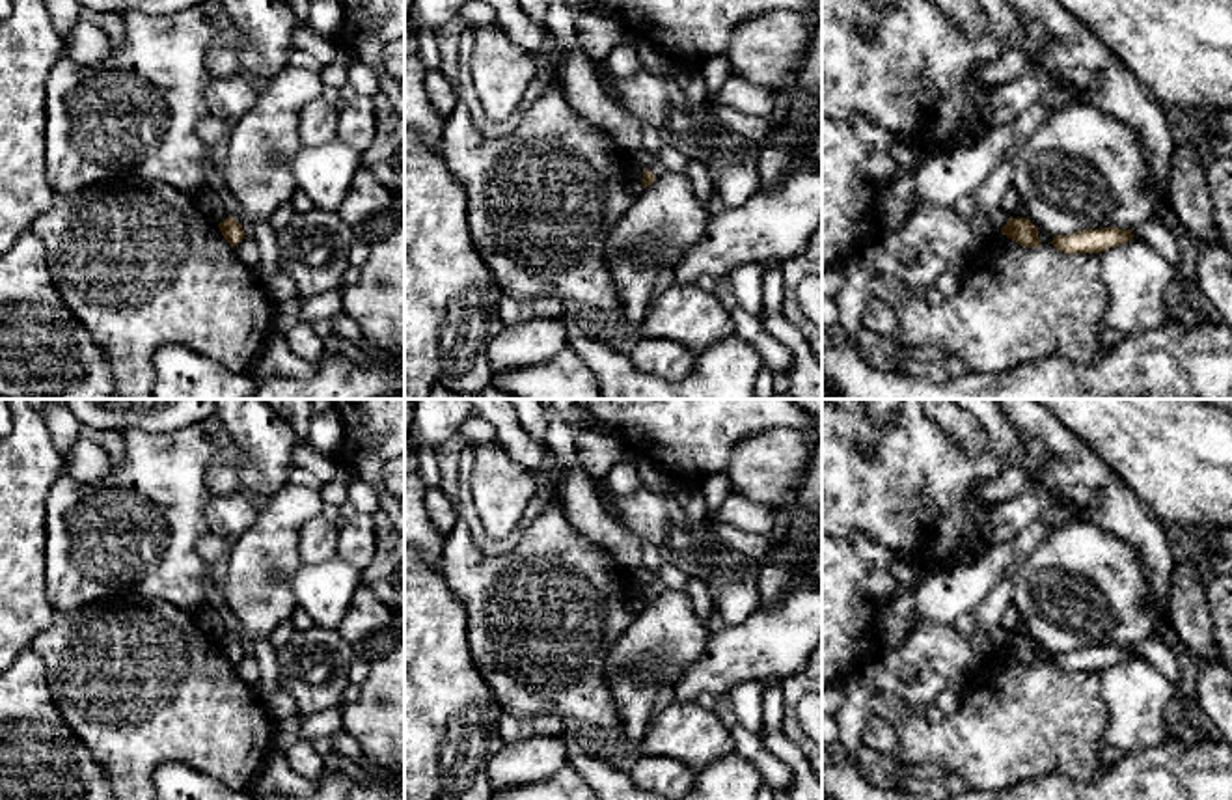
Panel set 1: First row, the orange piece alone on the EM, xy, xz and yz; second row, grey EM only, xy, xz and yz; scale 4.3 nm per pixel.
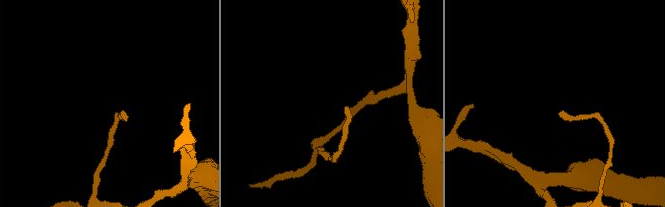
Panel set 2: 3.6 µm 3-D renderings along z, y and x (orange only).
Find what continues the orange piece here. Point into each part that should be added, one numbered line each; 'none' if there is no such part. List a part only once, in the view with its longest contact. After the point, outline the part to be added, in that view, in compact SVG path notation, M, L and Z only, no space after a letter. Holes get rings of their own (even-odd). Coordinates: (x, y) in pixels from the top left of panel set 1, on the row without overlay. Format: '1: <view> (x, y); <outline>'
none

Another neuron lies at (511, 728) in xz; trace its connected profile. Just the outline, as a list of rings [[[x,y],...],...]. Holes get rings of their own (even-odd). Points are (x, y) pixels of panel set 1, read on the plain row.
[[[503,712],[498,718],[498,731],[503,742],[518,742],[531,737],[561,737],[565,720],[559,716],[513,716]]]

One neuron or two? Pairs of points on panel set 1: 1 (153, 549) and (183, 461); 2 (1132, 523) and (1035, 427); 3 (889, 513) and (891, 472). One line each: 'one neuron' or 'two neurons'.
1: one neuron
2: one neuron
3: one neuron

